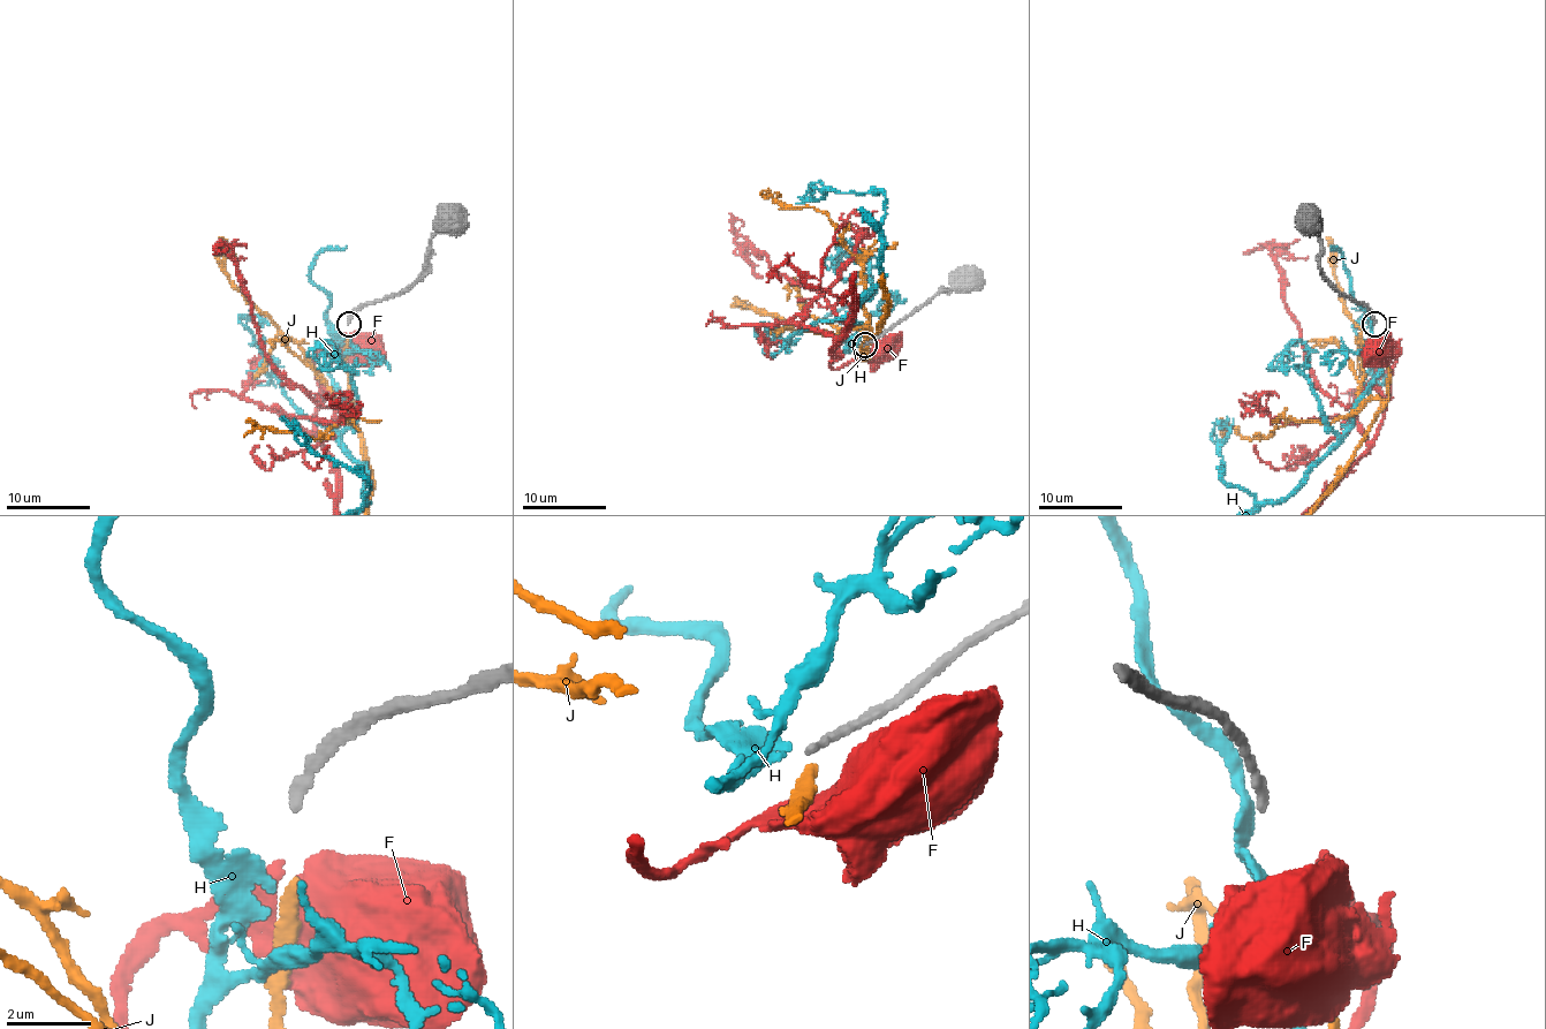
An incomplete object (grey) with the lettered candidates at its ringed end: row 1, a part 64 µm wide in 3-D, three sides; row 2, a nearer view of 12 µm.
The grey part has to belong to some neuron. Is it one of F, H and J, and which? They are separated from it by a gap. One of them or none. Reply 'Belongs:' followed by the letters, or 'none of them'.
Belongs: none of them

